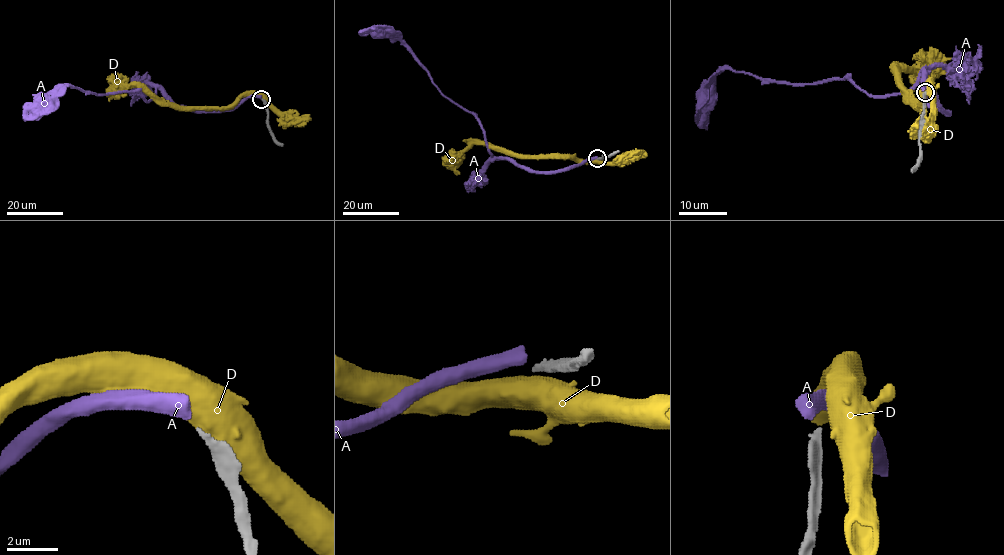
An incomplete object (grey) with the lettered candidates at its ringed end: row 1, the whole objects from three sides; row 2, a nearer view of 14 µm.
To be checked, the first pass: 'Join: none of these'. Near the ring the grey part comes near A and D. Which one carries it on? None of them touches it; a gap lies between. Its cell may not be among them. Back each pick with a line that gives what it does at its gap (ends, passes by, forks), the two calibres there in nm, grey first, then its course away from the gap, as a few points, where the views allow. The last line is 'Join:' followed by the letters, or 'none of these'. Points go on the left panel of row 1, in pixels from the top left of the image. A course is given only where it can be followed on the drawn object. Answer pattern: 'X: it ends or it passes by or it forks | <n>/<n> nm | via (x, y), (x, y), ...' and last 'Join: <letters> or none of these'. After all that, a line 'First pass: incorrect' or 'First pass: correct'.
Join: none of these
First pass: correct

